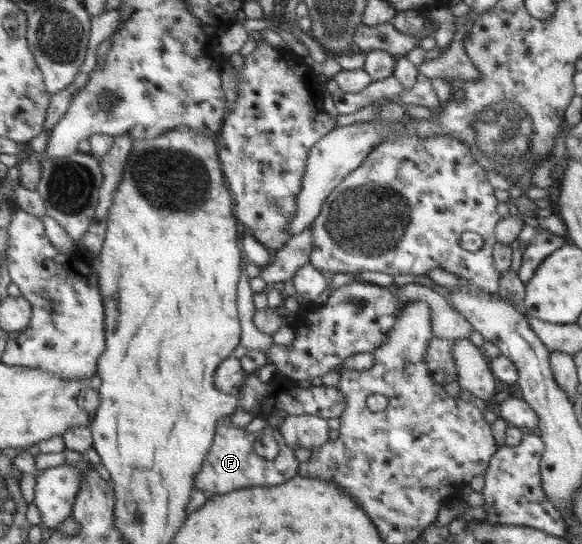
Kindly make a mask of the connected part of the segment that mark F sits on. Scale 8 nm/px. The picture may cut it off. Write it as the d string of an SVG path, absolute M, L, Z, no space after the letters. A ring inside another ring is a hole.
M229 416L221 419L216 427L213 447L209 450L202 470L195 476L196 489L200 489L207 498L211 498L245 487L281 485L297 476L300 462L295 457L295 449L286 444L278 428L272 426L269 431L280 446L278 455L273 460L260 457L255 453L255 449L252 449L252 443L257 441L261 433L251 433L245 431L245 428L236 427Z

